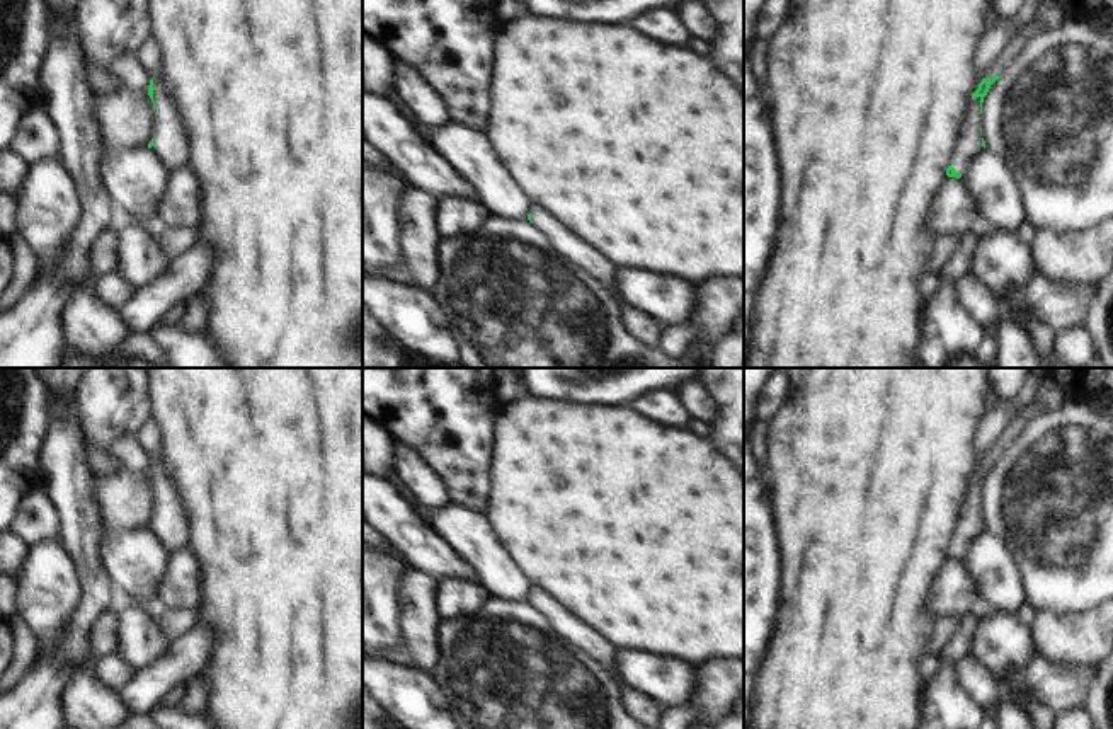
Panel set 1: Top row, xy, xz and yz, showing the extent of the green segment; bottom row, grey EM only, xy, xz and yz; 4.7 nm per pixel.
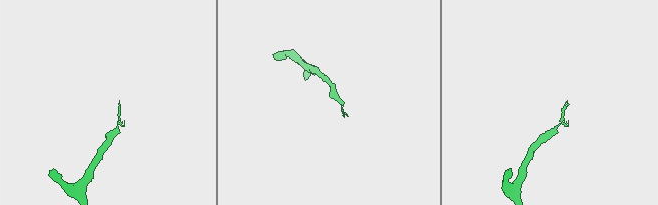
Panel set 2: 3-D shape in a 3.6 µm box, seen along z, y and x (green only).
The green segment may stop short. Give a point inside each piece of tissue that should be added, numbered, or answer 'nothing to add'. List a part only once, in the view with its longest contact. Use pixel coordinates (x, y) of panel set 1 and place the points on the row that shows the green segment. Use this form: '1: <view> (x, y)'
1: xy (171, 140)

